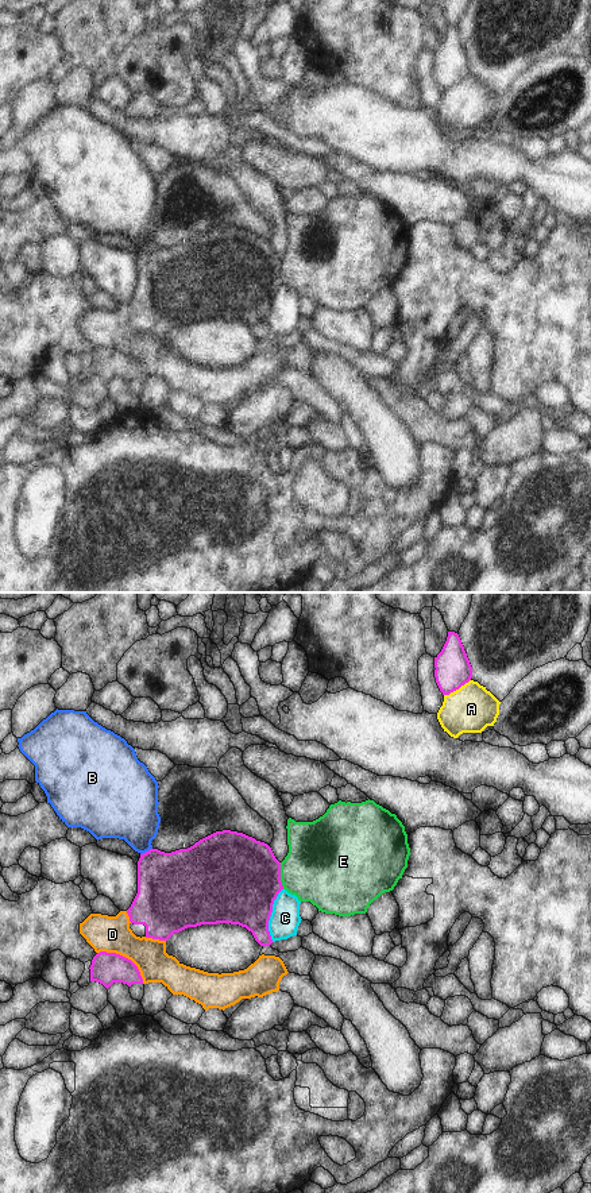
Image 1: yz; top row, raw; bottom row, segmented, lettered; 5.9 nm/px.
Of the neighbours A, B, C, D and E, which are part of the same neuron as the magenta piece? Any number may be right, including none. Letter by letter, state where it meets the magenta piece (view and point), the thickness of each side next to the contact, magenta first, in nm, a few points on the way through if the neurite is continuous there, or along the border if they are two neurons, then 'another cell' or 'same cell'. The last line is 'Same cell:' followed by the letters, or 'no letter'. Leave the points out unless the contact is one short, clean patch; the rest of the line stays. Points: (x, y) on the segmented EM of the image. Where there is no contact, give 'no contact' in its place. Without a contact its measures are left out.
A: yz (456, 688) | 200/280 nm | another cell
B: yz (146, 852) | 400/320 nm | another cell
C: yz (270, 915) | 440/180 nm | another cell
D: yz (124, 957) | 190/220 nm | another cell
E: yz (279, 876) | 500/420 nm | another cell
Same cell: no letter

